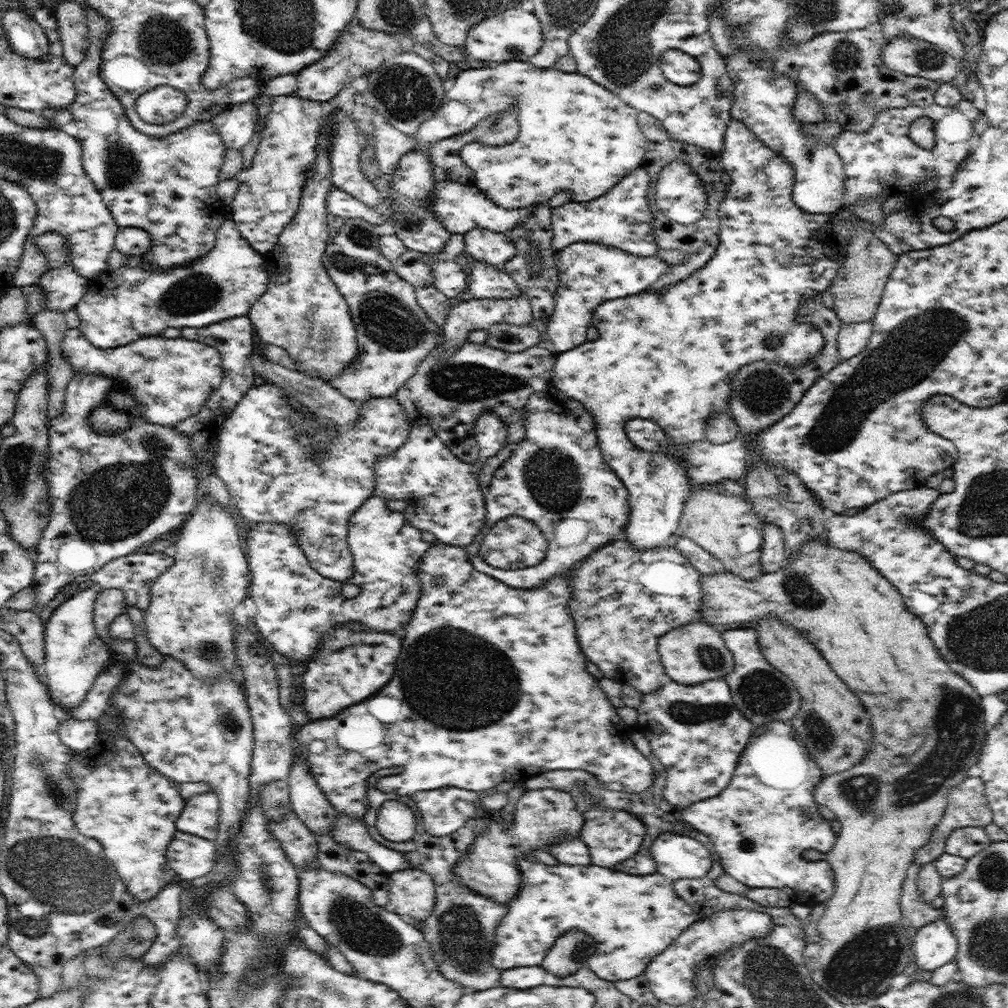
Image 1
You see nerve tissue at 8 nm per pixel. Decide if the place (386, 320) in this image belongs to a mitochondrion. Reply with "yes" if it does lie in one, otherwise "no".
yes

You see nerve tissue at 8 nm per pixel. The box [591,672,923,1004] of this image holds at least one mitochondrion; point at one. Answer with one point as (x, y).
(857, 970)

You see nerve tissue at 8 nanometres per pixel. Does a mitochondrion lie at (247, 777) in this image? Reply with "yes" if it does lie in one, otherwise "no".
no

